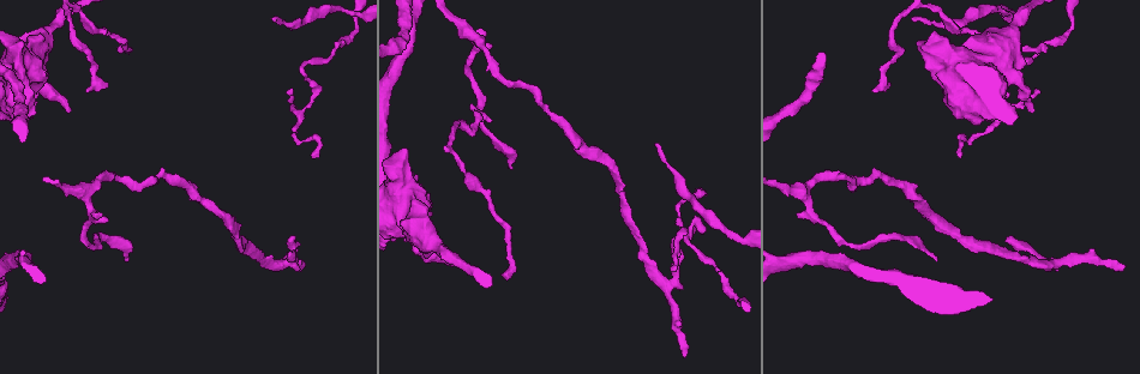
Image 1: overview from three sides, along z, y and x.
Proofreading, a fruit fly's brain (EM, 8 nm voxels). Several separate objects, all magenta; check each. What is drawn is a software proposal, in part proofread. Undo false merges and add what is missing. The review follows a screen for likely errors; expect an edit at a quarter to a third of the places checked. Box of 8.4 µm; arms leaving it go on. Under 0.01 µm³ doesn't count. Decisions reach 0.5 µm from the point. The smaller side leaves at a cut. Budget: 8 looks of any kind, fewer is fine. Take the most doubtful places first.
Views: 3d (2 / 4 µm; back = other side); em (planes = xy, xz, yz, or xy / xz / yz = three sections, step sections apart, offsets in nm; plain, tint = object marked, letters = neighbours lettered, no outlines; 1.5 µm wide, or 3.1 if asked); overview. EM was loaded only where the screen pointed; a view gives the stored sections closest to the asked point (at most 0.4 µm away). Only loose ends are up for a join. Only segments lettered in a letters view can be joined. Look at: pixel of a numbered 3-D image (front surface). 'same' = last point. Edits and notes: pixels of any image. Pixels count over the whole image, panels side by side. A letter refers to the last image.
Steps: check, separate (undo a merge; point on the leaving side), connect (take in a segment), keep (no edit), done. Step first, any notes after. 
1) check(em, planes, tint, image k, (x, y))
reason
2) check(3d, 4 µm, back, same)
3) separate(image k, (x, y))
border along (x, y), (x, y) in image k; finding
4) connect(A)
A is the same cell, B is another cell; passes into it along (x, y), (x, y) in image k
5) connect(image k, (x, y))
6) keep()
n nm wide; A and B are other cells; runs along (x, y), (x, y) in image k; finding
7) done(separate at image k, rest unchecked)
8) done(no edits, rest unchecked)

check(em, planes, letters, image 1, (67, 113))
an open end

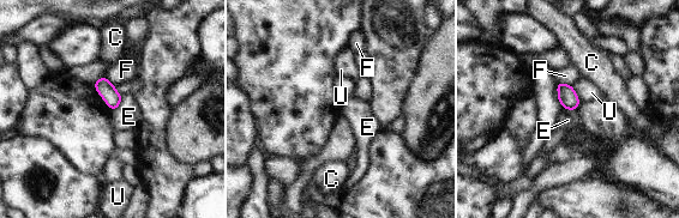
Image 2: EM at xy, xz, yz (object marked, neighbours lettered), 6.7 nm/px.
keep()
C, E, F and U are other cells; border along (122, 97), (121, 102), (112, 110) in image 2; none of them fits

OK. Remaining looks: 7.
check(em, 3.1 µm, planes, letters, image 1, (502, 274))
tapers out

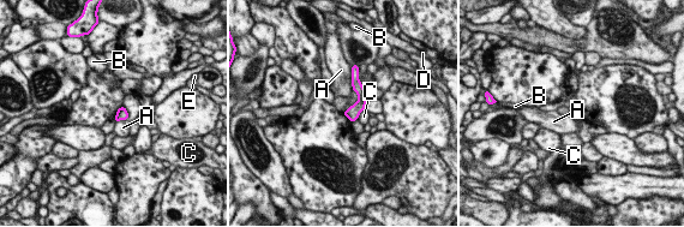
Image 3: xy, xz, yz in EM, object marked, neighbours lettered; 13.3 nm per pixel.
keep()
A, B, C, D and E are other cells; none of them fits

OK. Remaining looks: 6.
check(3d, 2 µm, image 1, (959, 156))
thin end

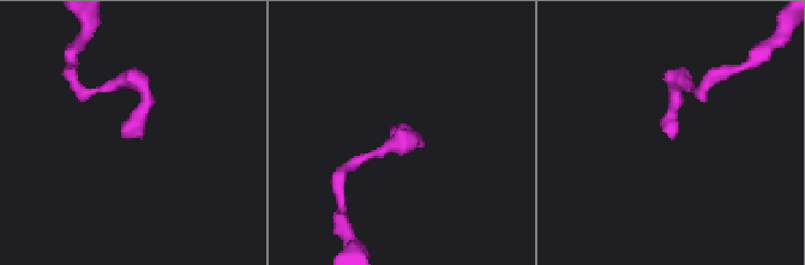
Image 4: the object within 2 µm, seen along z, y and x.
check(em, planes, letters, image 4, (121, 129))

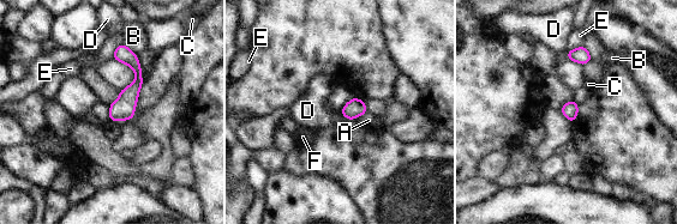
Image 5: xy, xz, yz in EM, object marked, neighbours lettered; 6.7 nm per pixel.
keep()
A, B, C, D, E and F are other cells; border along (340, 113), (347, 120) in image 5; no lettered segment goes on from it

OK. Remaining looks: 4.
done(no edits, rest unchecked)

